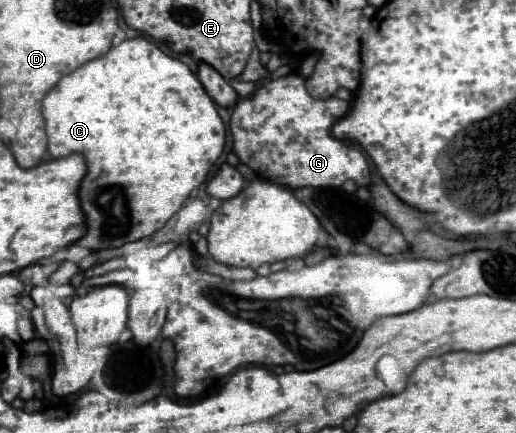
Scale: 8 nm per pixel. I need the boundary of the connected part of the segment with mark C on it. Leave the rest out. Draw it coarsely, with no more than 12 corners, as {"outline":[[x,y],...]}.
{"outline":[[124,40],[44,98],[82,154],[90,252],[150,238],[226,131],[196,74]]}

